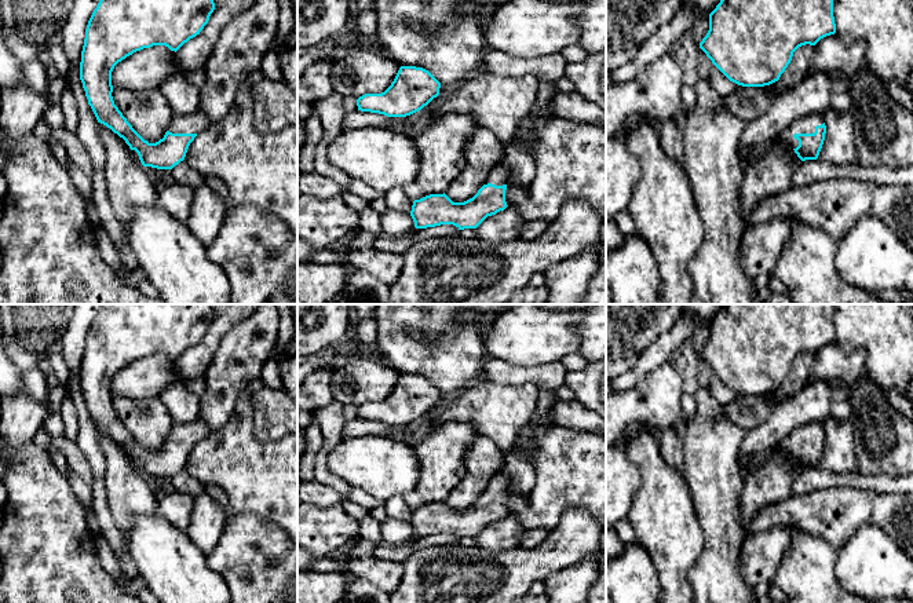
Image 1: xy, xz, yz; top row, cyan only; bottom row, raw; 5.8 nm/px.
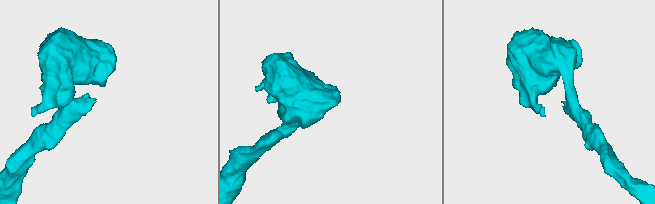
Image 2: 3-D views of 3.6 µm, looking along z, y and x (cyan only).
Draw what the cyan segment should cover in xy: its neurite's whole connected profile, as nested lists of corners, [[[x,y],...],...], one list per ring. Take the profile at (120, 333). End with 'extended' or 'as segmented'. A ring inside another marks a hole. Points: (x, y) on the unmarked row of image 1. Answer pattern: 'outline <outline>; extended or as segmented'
outline [[[102,304],[88,329],[80,370],[80,388],[88,413],[98,431],[110,436],[138,461],[143,475],[172,478],[185,468],[194,446],[213,431],[200,419],[187,424],[174,423],[164,446],[149,452],[114,413],[112,380],[118,370],[143,357],[165,354],[176,361],[185,351],[200,343],[213,318],[215,311],[211,304]]]; extended

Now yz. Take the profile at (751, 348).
outline [[[722,304],[700,357],[730,390],[764,395],[779,388],[799,355],[835,341],[832,304]]]; as segmented

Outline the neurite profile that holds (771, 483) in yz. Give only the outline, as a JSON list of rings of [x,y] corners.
[[[777,446],[773,458],[745,478],[739,498],[739,518],[744,531],[763,508],[792,494],[796,476],[793,457],[789,452]]]

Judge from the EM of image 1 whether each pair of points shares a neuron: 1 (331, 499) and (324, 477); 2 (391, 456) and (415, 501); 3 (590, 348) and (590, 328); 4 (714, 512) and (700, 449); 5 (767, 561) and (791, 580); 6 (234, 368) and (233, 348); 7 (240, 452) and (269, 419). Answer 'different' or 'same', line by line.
1: different
2: different
3: same
4: same
5: different
6: same
7: different

